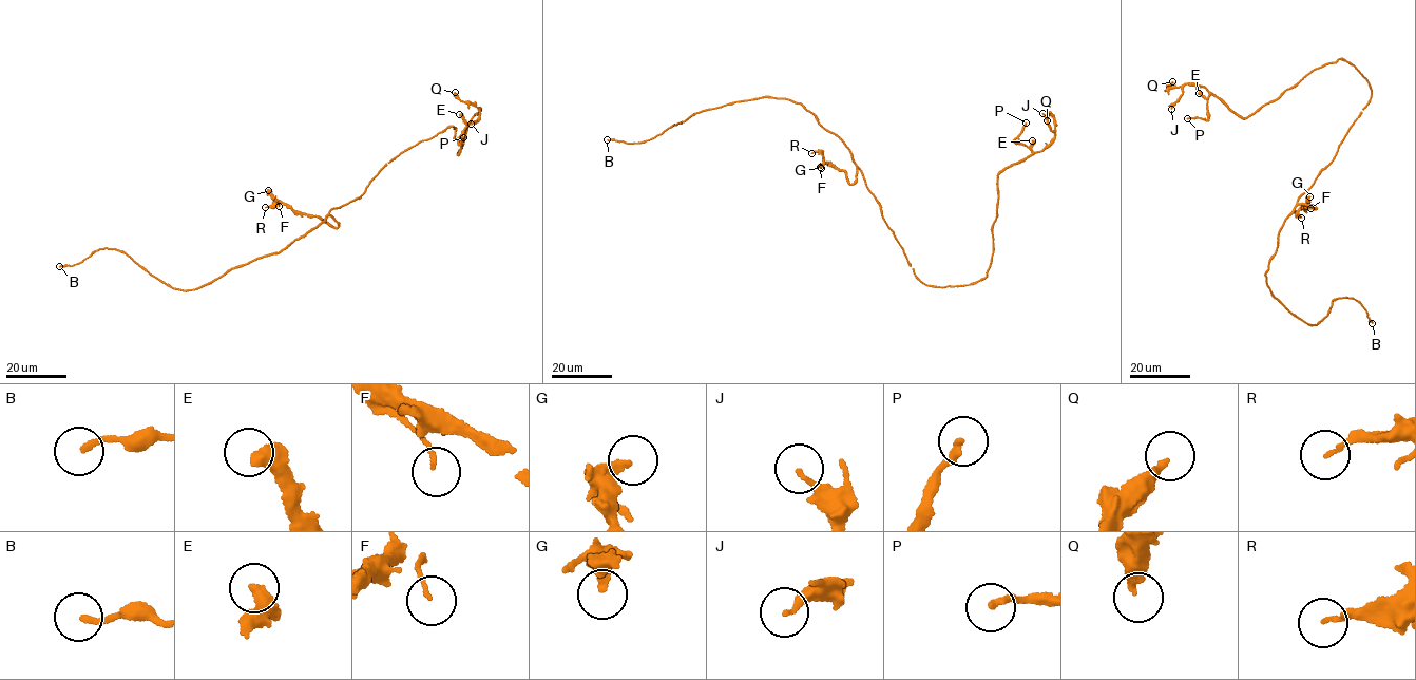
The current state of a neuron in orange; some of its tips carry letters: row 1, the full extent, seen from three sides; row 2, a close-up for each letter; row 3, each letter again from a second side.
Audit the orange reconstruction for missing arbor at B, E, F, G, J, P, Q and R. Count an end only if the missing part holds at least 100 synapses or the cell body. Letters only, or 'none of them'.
none of them

